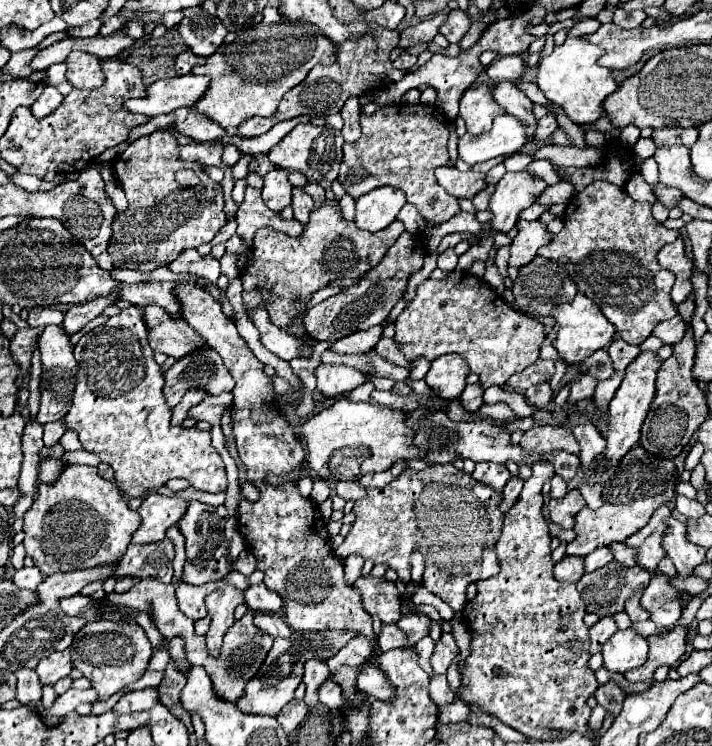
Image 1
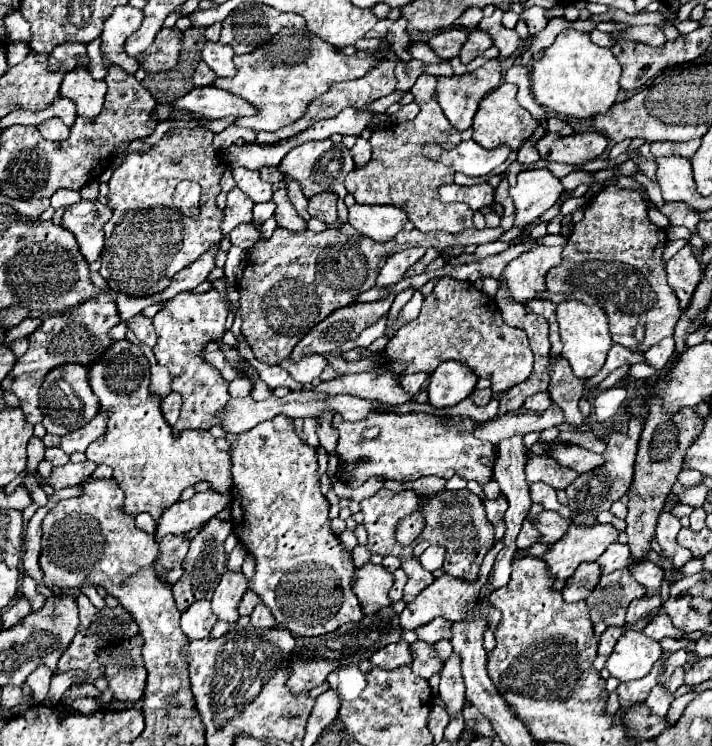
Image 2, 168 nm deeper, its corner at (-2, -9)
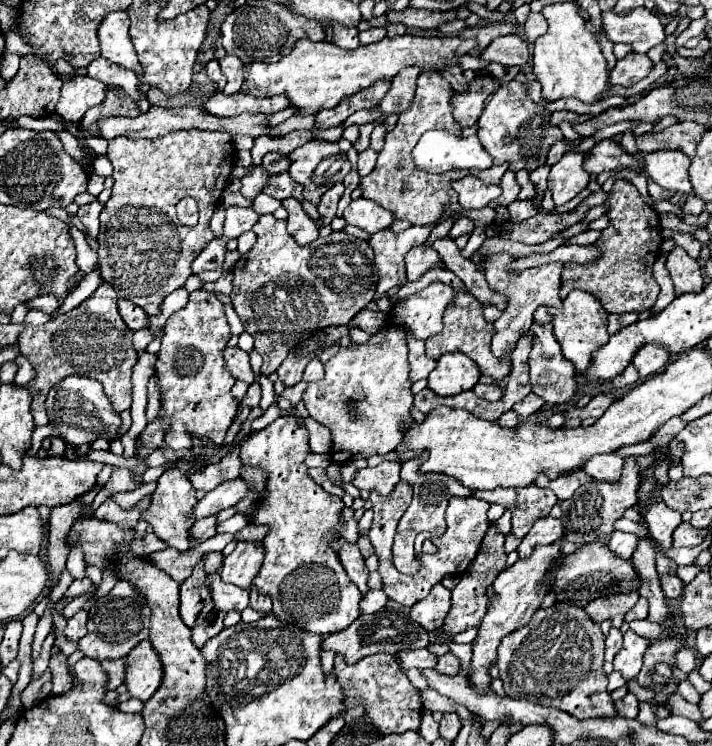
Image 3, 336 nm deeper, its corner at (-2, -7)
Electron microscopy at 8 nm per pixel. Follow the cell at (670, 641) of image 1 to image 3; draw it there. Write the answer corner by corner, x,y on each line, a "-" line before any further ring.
629,692
623,700
617,700
617,702
615,702
617,716
621,716
621,718
637,718
637,712
639,712
637,704
639,704
637,698

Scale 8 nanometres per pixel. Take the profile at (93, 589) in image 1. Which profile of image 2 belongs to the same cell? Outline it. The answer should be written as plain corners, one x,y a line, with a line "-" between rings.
83,592
77,596
77,604
79,604
81,628
83,628
83,630
87,630
87,628
89,628
89,624
91,624
91,620
93,620
93,616
95,616
99,610
89,602
89,598
87,598

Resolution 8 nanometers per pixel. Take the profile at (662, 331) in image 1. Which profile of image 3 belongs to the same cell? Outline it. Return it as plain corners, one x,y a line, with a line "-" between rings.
643,346
633,358
633,366
639,372
641,380
661,372
667,362
669,362
669,354
665,354
665,350
661,350
659,346

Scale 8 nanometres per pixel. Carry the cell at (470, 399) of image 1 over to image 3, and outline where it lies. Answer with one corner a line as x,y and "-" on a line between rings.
477,384
477,386
473,388
473,392
475,392
479,398
485,398
485,400
489,400
489,402
497,402
497,400
503,396
499,384

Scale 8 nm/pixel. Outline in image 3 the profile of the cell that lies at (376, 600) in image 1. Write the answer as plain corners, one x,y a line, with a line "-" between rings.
333,540
331,548
339,554
339,562
347,570
351,582
357,584
357,588
361,590
361,594
367,594
369,592
369,588
367,588
369,570
365,568
365,560
363,560
357,544
351,544
347,540

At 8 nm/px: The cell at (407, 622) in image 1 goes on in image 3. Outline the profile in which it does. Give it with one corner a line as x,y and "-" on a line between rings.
491,524
489,534
485,534
485,542
483,542
483,550
479,552
479,556
471,562
469,570
461,576
459,584
453,590
453,610
449,612
449,616
445,618
445,626
443,632
445,634
459,634
463,630
467,630
469,626
479,626
481,618
485,614
487,608
487,590
493,584
493,580
497,578
497,574
501,574
501,570
507,568
507,552
503,548
505,538
501,534
495,534
495,524

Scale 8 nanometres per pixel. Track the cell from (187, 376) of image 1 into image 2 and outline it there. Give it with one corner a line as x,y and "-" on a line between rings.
169,392
161,400
161,412
163,412
165,420
173,426
175,420
179,418
179,412
181,412
181,396
177,396
177,392

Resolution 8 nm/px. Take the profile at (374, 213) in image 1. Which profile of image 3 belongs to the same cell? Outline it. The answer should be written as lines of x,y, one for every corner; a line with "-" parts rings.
365,198
353,200
349,204
349,208
345,208
343,218
345,218
347,224
357,226
357,228
361,228
361,230
365,230
369,234
385,230
393,222
393,214
389,214
377,202
371,202
371,200
365,200

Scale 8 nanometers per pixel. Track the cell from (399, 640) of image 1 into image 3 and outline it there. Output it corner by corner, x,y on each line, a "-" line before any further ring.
447,652
445,656
439,656
439,662
435,666
435,670
439,670
441,674
449,674
449,676
455,676
461,672
461,664
459,664
459,658
453,656
451,652

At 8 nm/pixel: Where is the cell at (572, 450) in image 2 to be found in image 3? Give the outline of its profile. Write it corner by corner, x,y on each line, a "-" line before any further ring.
601,454
597,458
591,458
583,470
599,482
617,482
621,478
623,458
617,454

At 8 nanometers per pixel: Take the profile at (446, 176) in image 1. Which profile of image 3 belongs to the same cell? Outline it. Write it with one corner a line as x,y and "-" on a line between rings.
465,176
457,182
453,182
453,190
459,196
459,204
467,210
469,208
483,208
501,194
499,186
485,186
475,176

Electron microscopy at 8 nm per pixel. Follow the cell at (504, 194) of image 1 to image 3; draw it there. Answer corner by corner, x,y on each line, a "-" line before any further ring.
565,152
563,158
551,166
549,190
553,192
555,206
573,200
589,184
589,172
583,168
587,152

